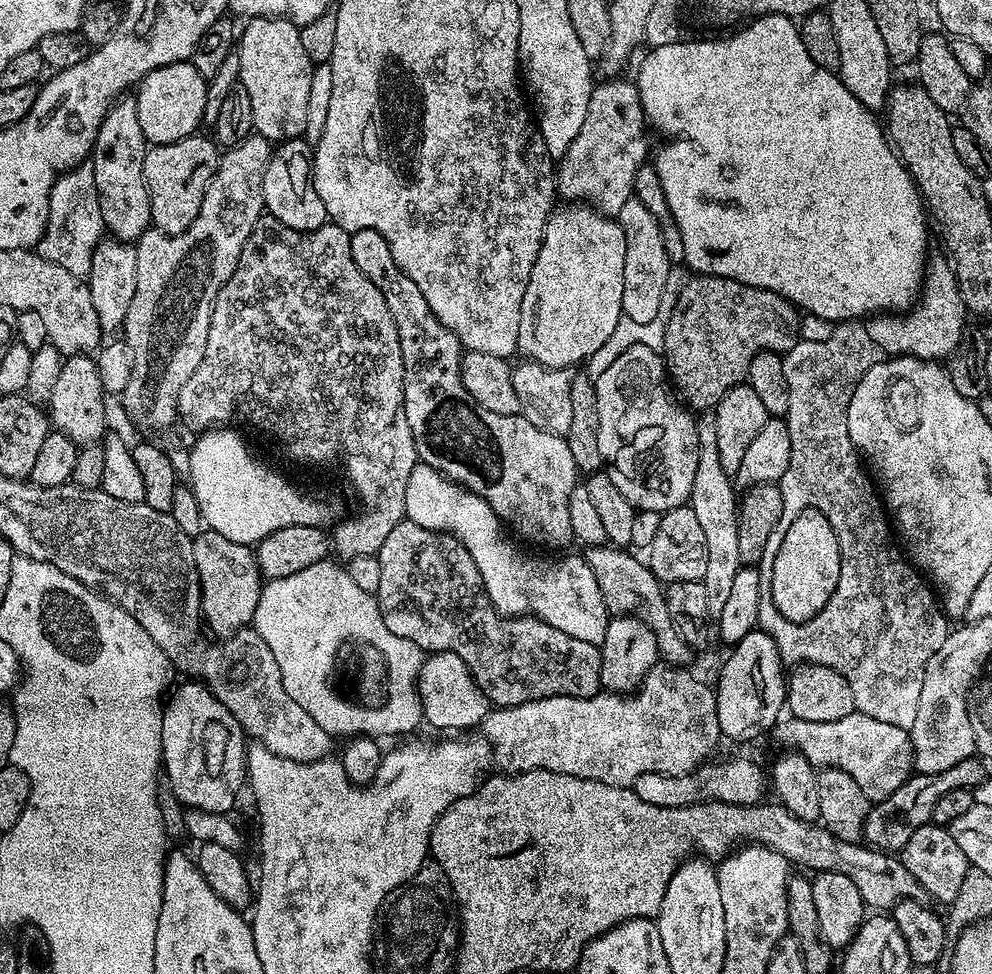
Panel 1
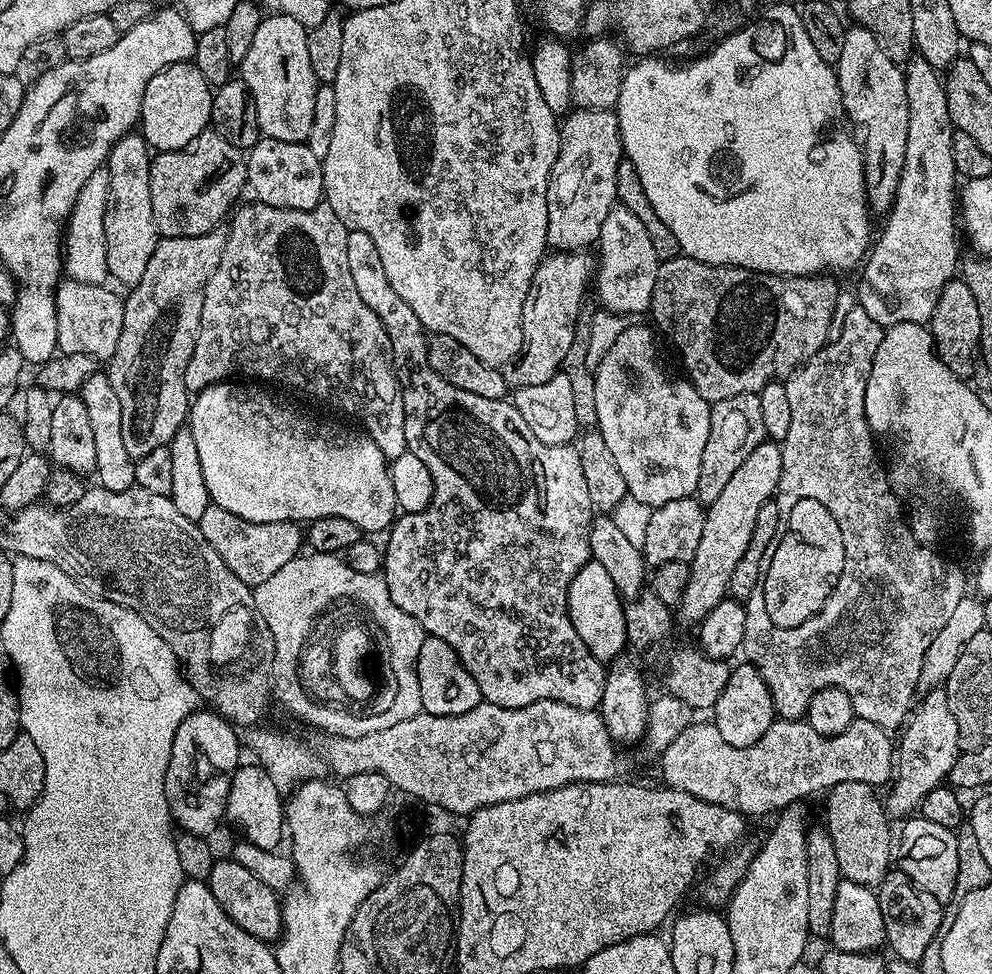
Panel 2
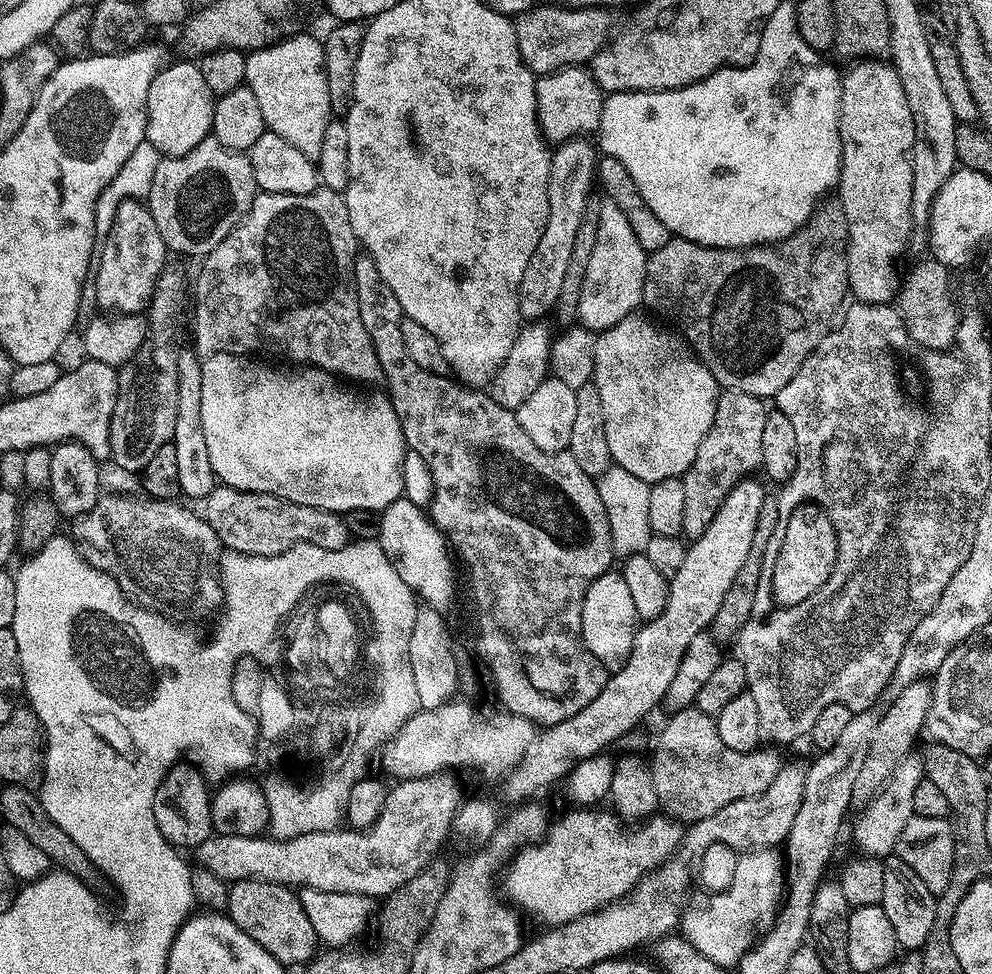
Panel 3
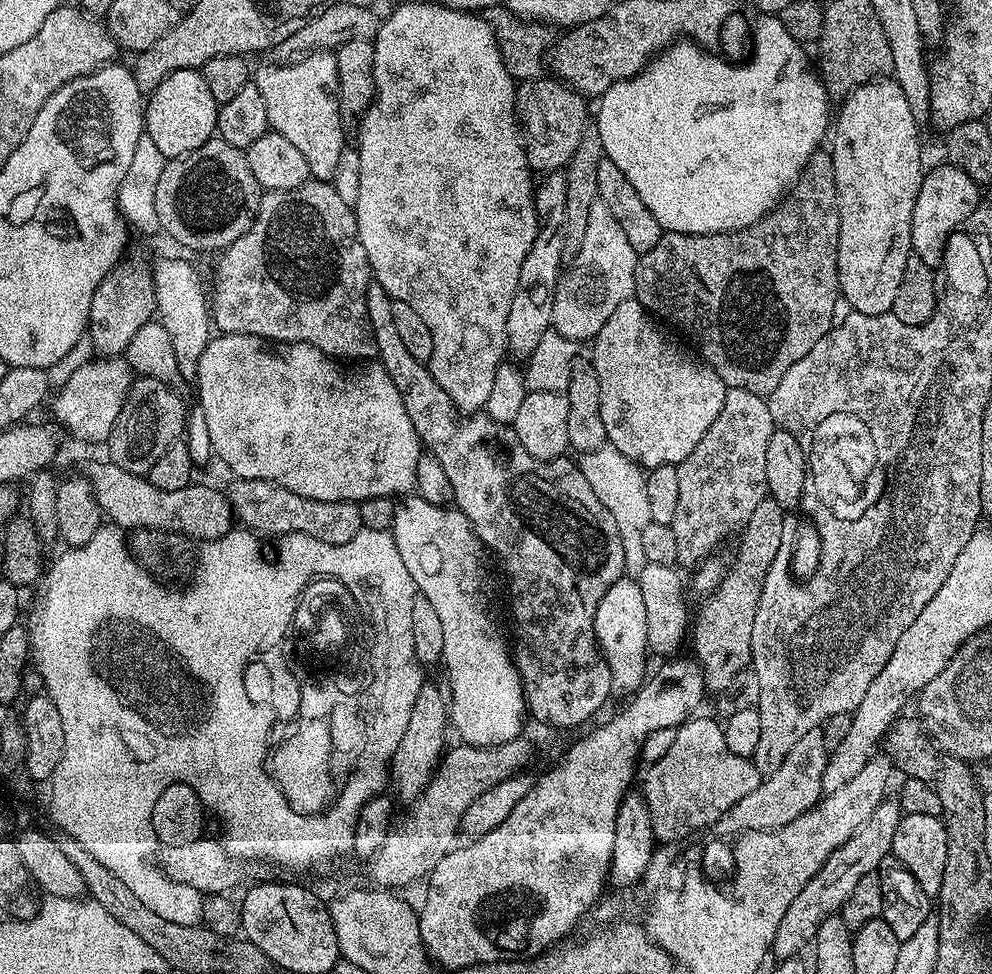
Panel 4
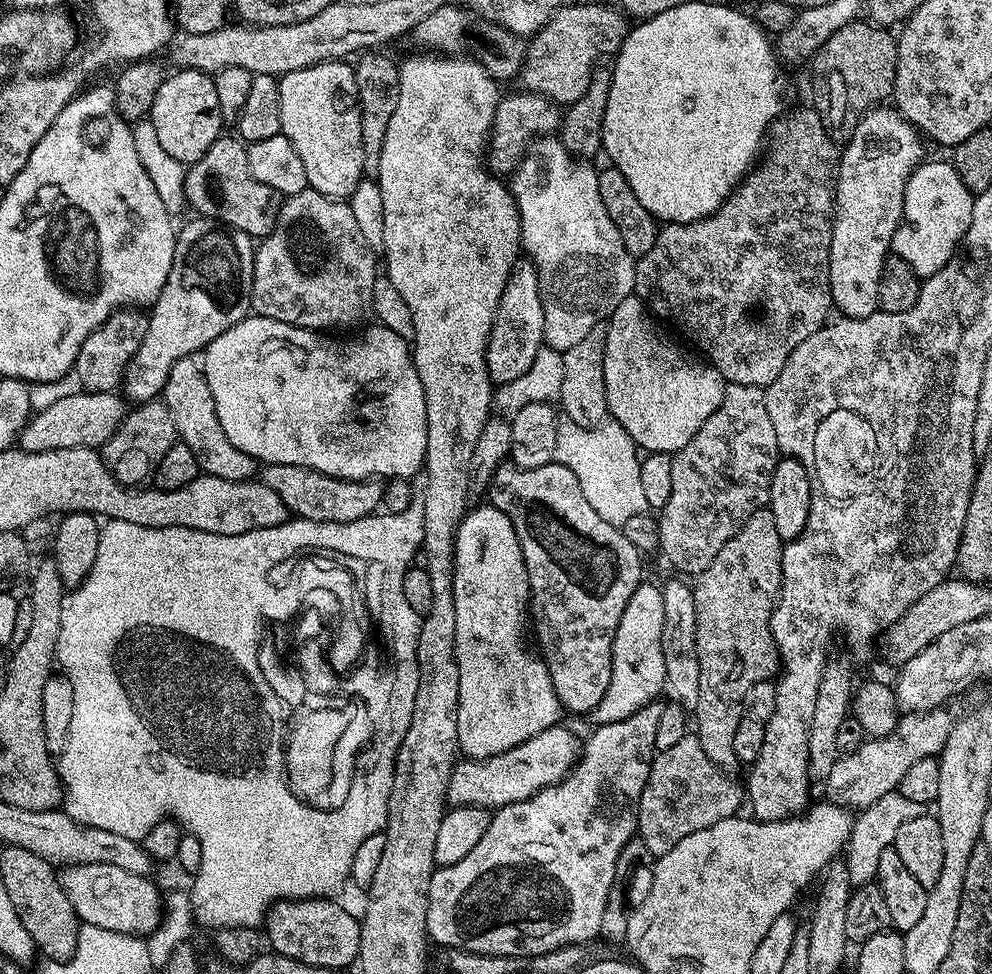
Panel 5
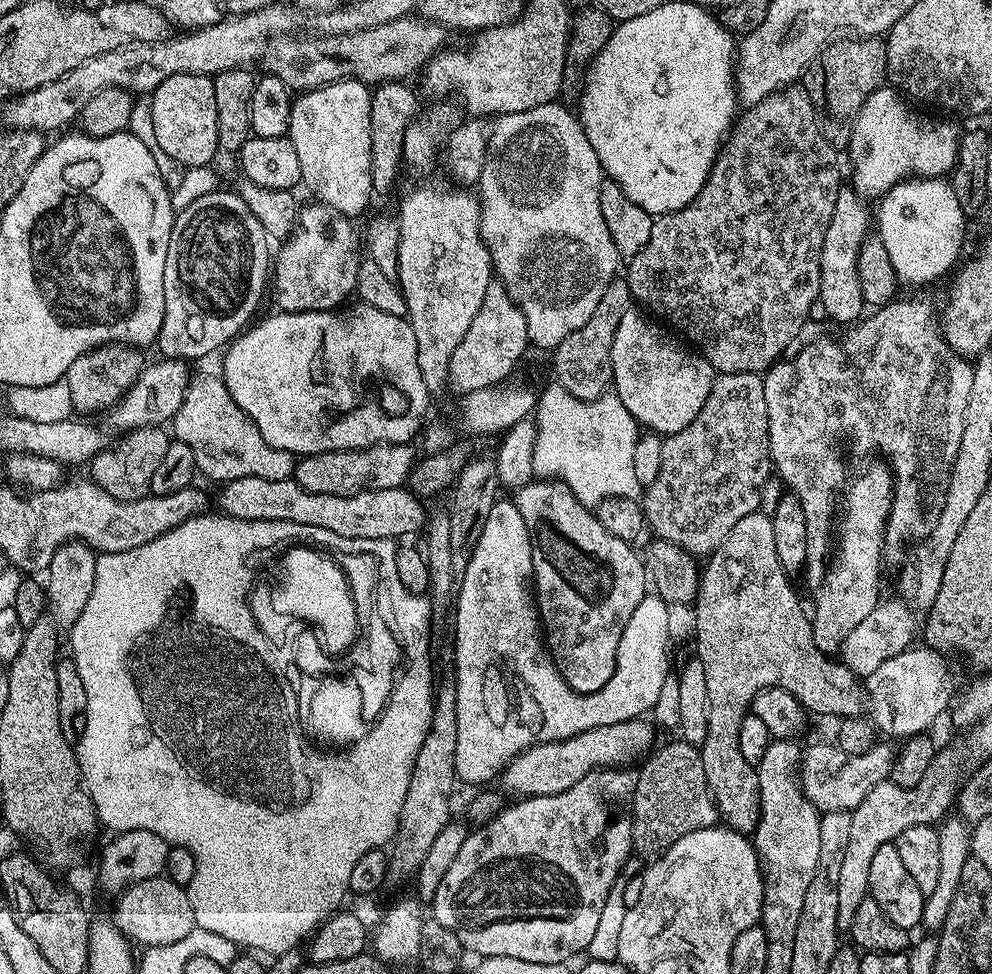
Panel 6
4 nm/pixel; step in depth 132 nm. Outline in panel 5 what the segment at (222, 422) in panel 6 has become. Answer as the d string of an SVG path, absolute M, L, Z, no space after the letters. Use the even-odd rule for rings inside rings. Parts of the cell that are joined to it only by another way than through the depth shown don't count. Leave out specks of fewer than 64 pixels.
M187 356L174 362L168 381L164 384L162 399L170 410L170 418L174 418L179 443L194 450L194 458L198 458L201 473L227 480L250 480L257 475L256 459L238 450L238 446L226 438L226 430L222 430L218 422L214 398L204 377L201 361L196 356Z

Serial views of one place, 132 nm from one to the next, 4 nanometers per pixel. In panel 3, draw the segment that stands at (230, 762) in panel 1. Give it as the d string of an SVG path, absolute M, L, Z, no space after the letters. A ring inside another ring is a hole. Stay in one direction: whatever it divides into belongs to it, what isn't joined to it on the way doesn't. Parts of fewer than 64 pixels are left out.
M187 763L174 765L162 778L154 794L154 822L158 822L158 830L162 830L169 844L177 850L199 849L202 842L206 842L214 835L211 820L212 796L210 789L207 788L209 785L203 771L197 765L195 768L194 765Z

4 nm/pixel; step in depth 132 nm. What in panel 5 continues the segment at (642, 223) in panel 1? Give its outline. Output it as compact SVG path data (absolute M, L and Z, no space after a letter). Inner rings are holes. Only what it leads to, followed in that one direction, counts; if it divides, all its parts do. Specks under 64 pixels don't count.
M544 134L529 147L524 154L524 159L510 174L512 197L518 206L518 214L520 215L520 247L526 253L527 259L531 260L532 265L536 267L538 274L538 294L542 298L542 314L544 315L543 343L562 353L570 346L578 346L578 342L582 342L582 338L586 338L586 334L590 334L590 330L594 330L601 322L607 321L610 313L618 306L618 302L622 302L622 298L633 295L636 287L636 260L628 253L626 246L622 246L622 237L618 234L618 226L614 226L614 222L610 222L610 214L606 214L602 193L598 191L598 171L595 167L591 168L590 165L592 164L581 162L569 153L560 138L552 134Z

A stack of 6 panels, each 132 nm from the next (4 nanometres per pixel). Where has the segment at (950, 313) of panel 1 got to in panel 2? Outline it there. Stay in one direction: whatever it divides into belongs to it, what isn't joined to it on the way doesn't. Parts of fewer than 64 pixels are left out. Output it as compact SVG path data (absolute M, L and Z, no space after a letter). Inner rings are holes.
M919 54L913 55L908 63L903 65L903 70L904 81L906 82L906 102L910 106L910 130L906 130L906 158L902 166L902 174L898 178L898 190L892 203L892 209L886 213L888 225L881 232L879 229L878 235L875 237L874 243L871 245L870 251L862 264L864 280L868 283L868 288L858 289L855 300L859 308L866 310L866 314L870 314L870 318L874 318L874 322L878 322L883 329L895 324L901 324L902 322L927 325L934 314L934 306L938 306L940 291L957 275L958 261L961 259L960 244L956 241L956 232L958 236L958 177L956 175L956 167L954 166L954 158L952 157L952 133L954 129L952 127L952 119L950 118L950 110L946 106L944 81L941 73L923 60Z

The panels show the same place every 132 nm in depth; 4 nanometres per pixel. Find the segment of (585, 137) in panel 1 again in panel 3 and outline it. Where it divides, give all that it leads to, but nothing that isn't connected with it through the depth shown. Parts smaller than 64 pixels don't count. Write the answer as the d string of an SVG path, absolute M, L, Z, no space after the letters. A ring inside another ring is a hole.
M588 138L565 140L552 152L548 183L550 214L546 218L546 230L542 230L542 238L538 238L538 250L534 250L534 258L530 258L526 274L522 274L520 315L525 321L539 321L547 312L549 315L559 301L562 278L565 277L570 254L574 253L574 238L590 205L588 195L592 192L592 184L594 188L597 183L598 148L590 141Z

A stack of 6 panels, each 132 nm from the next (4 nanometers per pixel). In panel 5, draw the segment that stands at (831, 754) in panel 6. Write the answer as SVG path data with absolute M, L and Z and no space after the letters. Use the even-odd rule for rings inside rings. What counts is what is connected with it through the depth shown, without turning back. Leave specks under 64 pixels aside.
M943 707L901 715L891 735L865 739L854 754L837 758L830 774L822 781L822 788L828 795L825 796L827 803L839 804L849 810L863 810L878 802L878 798L897 791L902 774L906 774L914 762L922 762L922 758L931 756L939 757L954 723L954 716L948 711L947 707Z

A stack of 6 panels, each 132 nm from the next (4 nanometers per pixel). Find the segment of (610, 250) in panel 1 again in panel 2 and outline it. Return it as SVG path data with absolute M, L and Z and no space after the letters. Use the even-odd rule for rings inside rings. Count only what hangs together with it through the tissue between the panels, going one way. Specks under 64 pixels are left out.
M587 251L557 252L545 255L540 261L538 270L534 274L534 282L530 286L530 294L526 294L526 306L522 306L522 350L517 356L504 365L502 369L505 382L513 389L522 386L539 386L541 382L550 382L556 373L564 367L566 350L570 350L570 342L574 342L575 323L579 314L586 306L584 295L590 292L590 285L594 280L594 260L588 257Z

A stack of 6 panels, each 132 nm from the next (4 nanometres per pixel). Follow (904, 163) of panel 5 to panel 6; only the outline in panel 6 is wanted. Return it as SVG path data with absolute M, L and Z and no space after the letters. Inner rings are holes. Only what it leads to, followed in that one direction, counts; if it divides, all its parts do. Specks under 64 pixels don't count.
M841 187L838 202L834 202L834 218L826 226L826 238L822 238L820 259L820 298L828 320L852 326L865 315L866 305L862 294L862 282L858 278L858 254L862 242L870 235L870 212L865 201L851 187ZM869 224L869 228L868 228Z

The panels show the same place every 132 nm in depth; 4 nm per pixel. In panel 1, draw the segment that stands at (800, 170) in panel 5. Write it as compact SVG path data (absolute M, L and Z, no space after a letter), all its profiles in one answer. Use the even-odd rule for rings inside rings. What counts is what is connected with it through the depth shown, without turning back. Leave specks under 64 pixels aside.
M696 274L691 278L679 285L680 293L672 304L672 312L667 313L668 325L664 335L662 359L666 365L667 379L678 393L679 399L689 409L712 410L731 388L747 381L750 362L754 362L759 352L783 354L796 345L798 312L787 300L770 290L746 286L742 282L734 282L721 276Z

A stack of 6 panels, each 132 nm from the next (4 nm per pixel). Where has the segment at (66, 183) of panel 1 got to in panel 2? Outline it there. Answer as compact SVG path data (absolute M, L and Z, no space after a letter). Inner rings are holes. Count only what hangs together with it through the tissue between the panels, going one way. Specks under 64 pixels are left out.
M102 167L86 178L86 186L78 190L74 210L68 215L62 241L62 268L67 279L95 288L110 280L106 266L106 194L110 194L111 177L107 167Z

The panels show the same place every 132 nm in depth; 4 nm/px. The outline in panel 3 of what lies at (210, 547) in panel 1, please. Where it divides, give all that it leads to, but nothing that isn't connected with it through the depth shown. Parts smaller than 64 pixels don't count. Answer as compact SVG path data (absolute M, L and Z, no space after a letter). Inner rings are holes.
M218 486L210 490L198 512L228 552L240 552L243 556L277 556L296 544L322 546L322 550L342 550L350 542L347 522L339 512L298 506L277 496L259 496L256 492L242 492L237 488Z

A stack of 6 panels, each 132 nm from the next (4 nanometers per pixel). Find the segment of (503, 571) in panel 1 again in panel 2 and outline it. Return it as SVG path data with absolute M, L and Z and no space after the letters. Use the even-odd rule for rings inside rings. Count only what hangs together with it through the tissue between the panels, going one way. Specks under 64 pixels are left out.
M589 560L582 570L570 582L568 591L568 616L572 620L574 630L578 630L578 638L586 642L590 654L602 662L611 662L621 655L620 652L628 644L626 618L624 617L625 601L618 594L610 574L596 560Z

